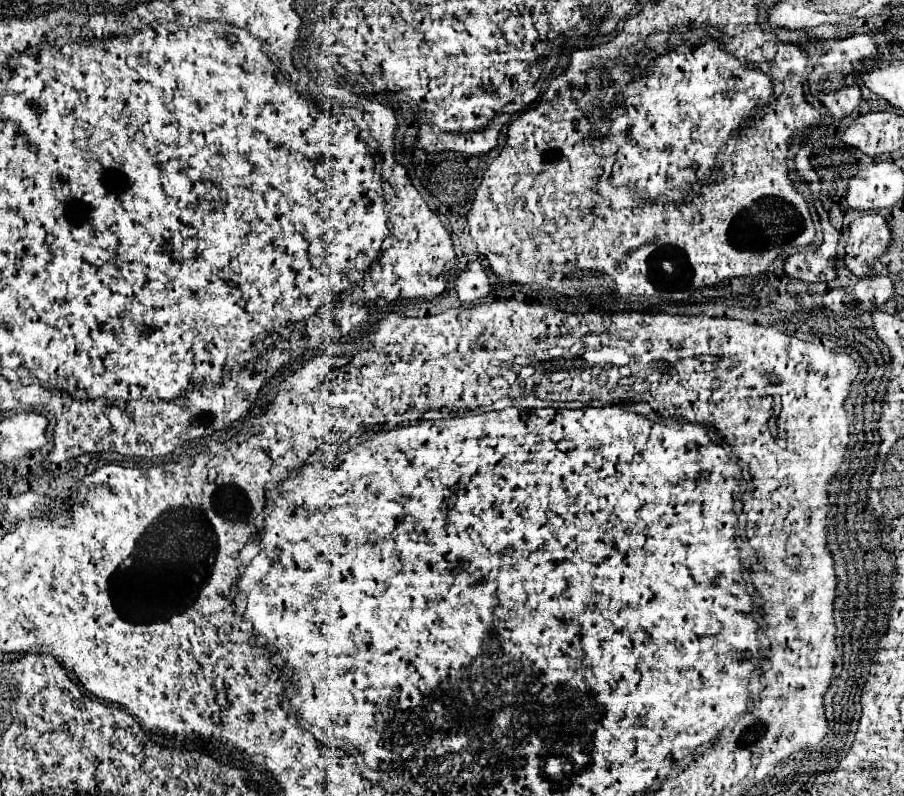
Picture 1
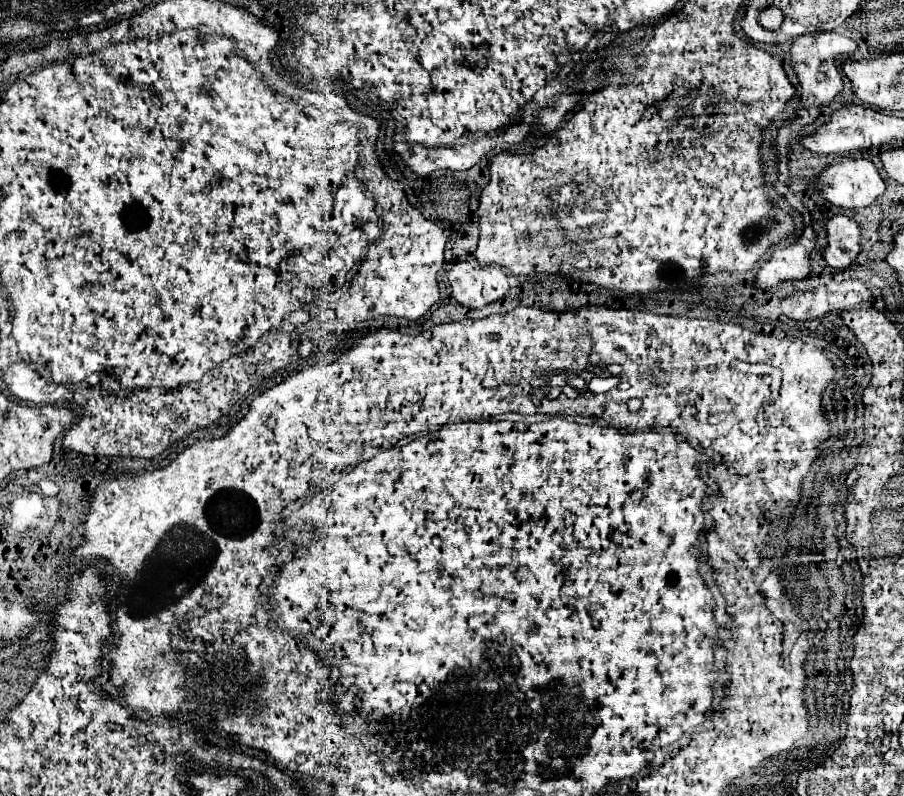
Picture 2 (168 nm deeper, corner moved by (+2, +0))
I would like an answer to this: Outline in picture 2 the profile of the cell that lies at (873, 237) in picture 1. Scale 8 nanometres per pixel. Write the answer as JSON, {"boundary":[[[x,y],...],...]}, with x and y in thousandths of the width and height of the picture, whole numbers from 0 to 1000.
{"boundary":[[[924,269],[915,276],[915,309],[910,312],[910,327],[926,339],[935,339],[944,332],[944,324],[952,314],[950,281],[933,269]]]}

